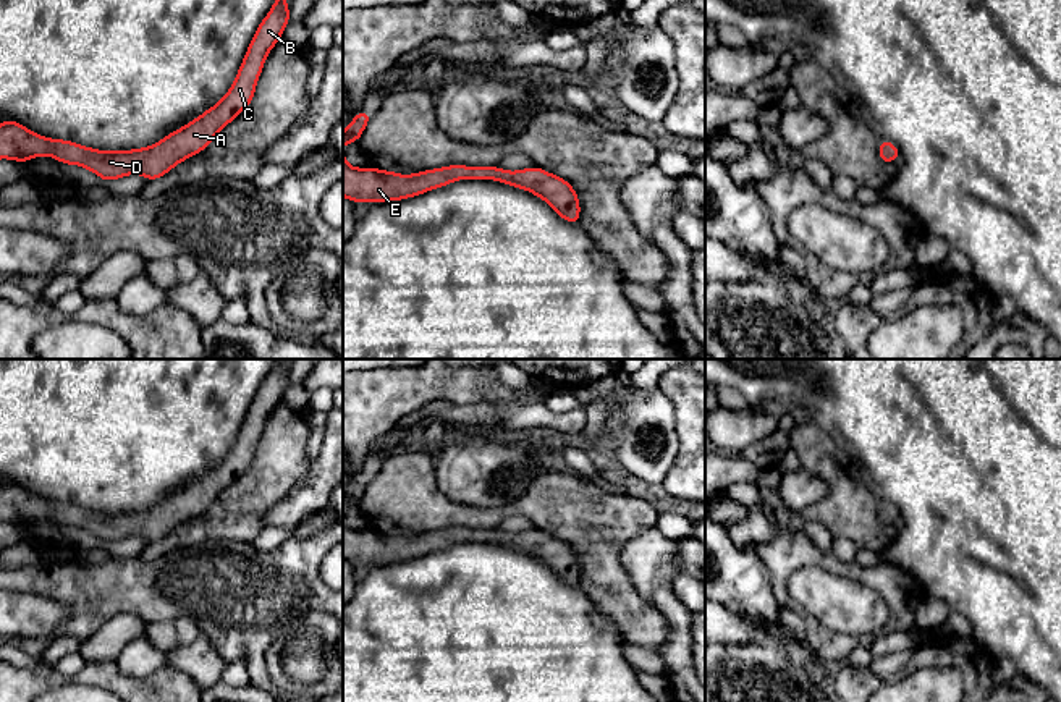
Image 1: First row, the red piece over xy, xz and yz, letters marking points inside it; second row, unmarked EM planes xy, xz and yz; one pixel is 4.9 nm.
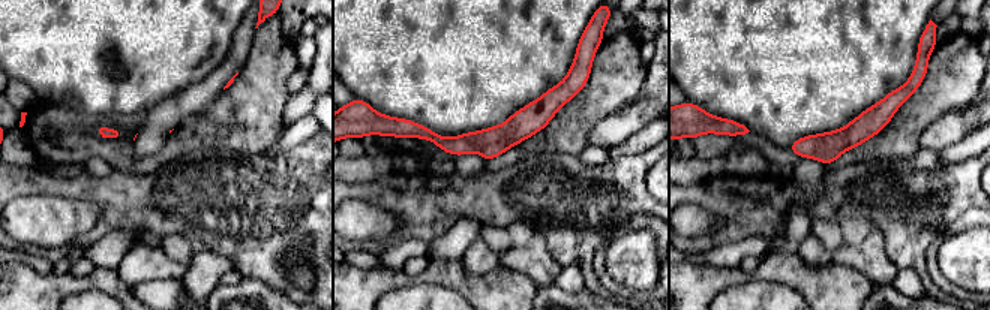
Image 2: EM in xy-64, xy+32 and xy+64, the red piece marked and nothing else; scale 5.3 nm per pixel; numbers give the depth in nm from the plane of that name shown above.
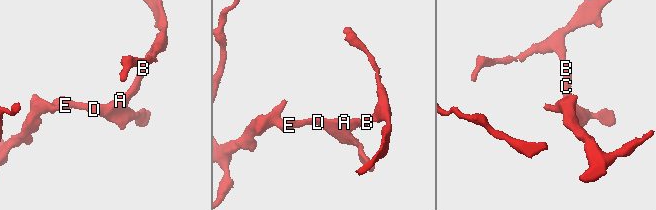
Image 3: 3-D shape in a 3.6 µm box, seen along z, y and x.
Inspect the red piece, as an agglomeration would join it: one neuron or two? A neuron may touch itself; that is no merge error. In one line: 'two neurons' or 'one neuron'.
one neuron

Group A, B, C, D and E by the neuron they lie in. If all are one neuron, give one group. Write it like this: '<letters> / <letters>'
A B C D E

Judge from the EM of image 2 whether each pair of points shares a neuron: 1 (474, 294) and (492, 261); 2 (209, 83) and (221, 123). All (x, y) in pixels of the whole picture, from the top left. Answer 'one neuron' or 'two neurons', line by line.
1: two neurons
2: two neurons

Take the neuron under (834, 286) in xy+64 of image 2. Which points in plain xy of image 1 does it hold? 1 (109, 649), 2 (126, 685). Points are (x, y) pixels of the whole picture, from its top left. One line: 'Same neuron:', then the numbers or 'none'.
Same neuron: 2

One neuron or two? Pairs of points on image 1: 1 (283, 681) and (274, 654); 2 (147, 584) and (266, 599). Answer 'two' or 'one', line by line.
1: one
2: one

